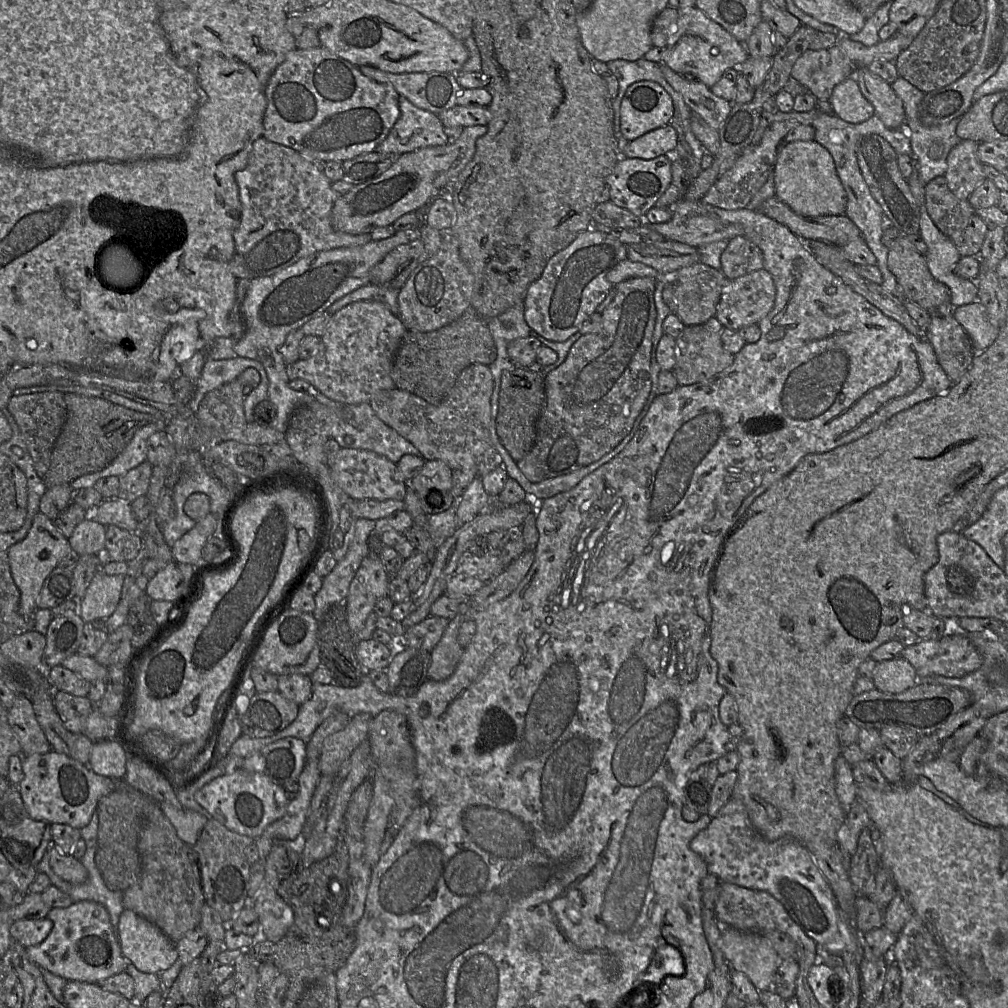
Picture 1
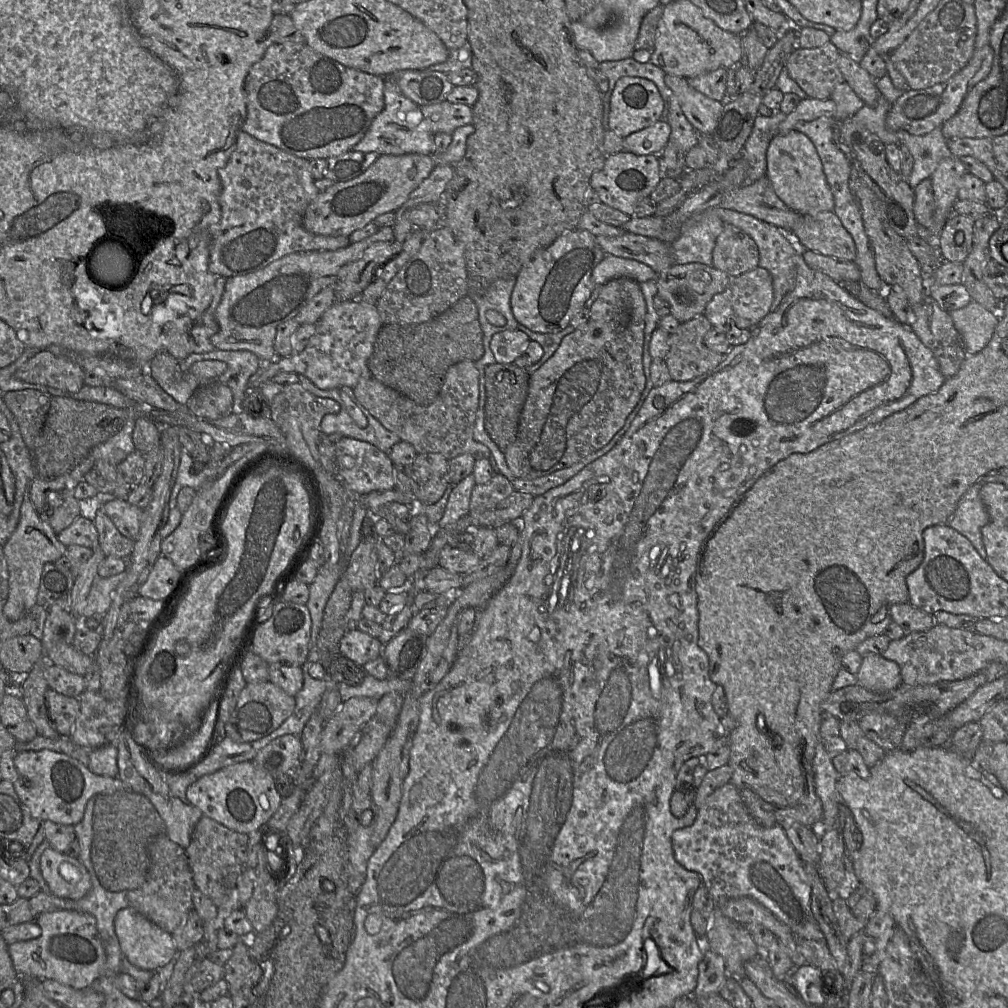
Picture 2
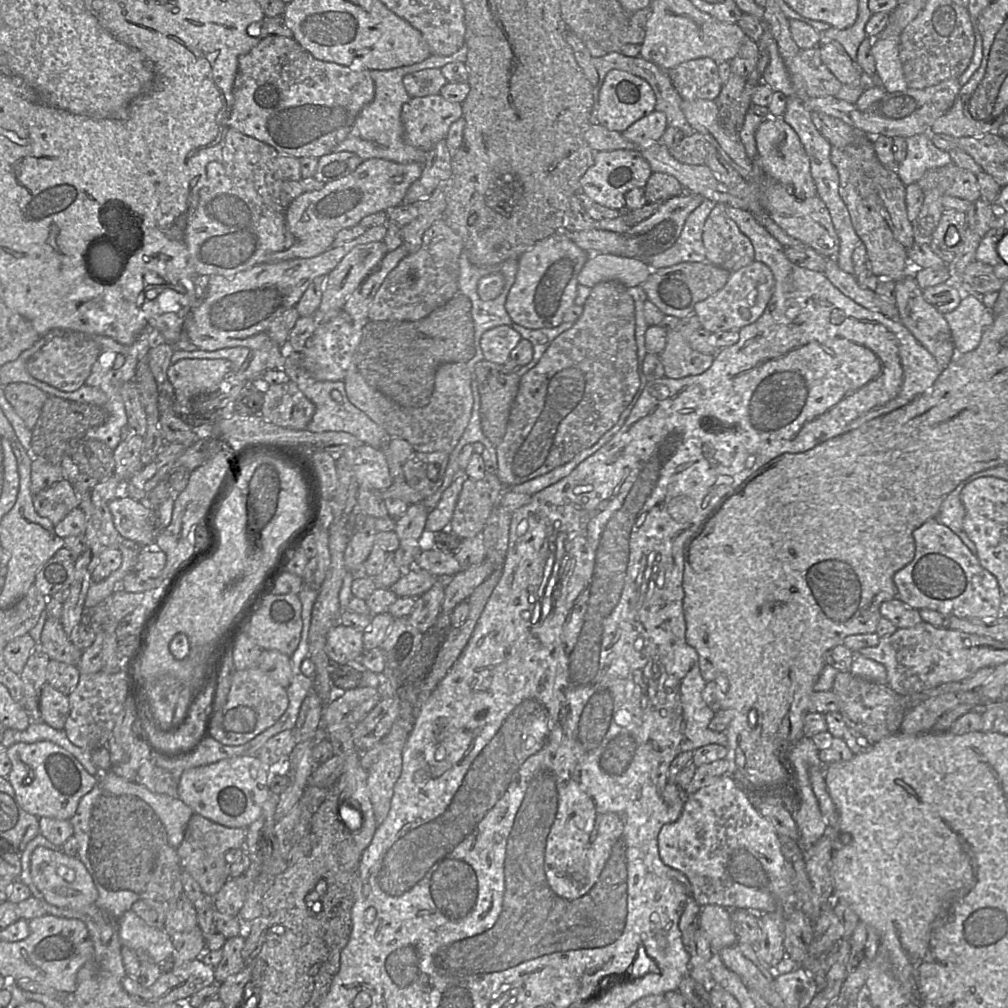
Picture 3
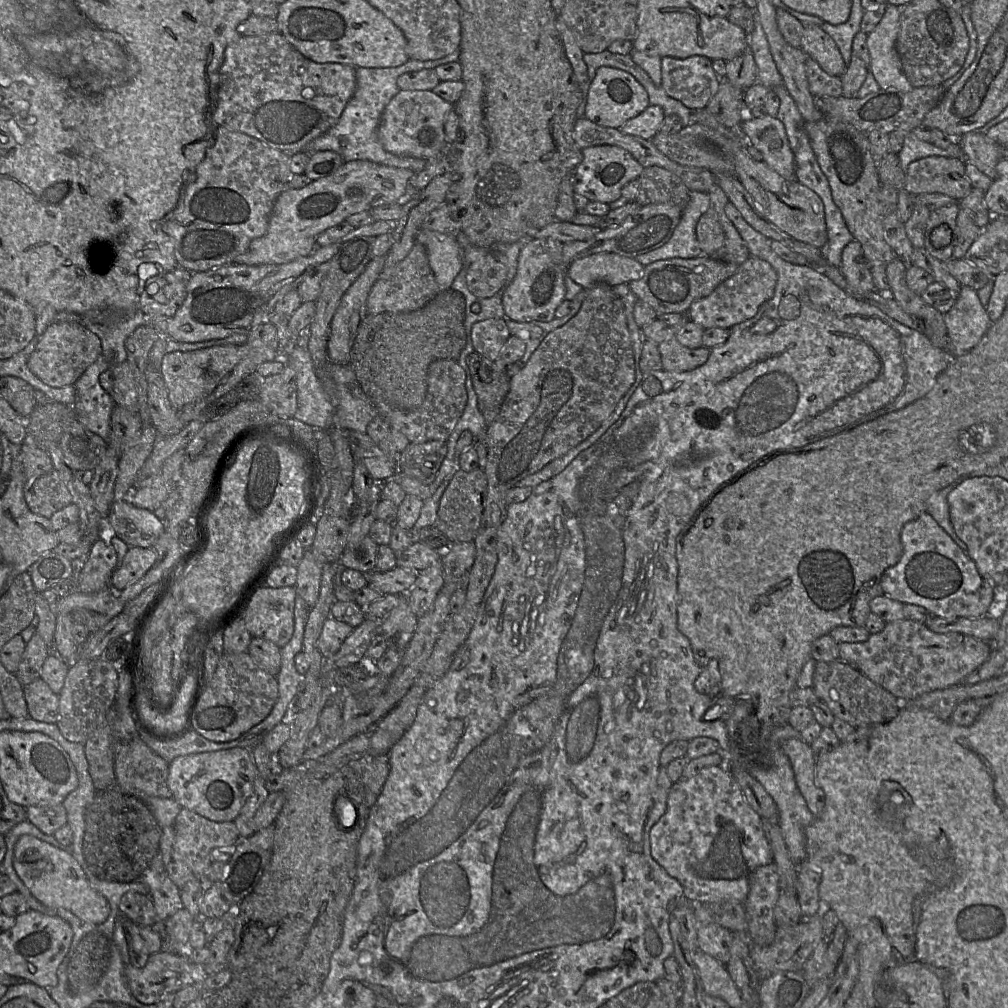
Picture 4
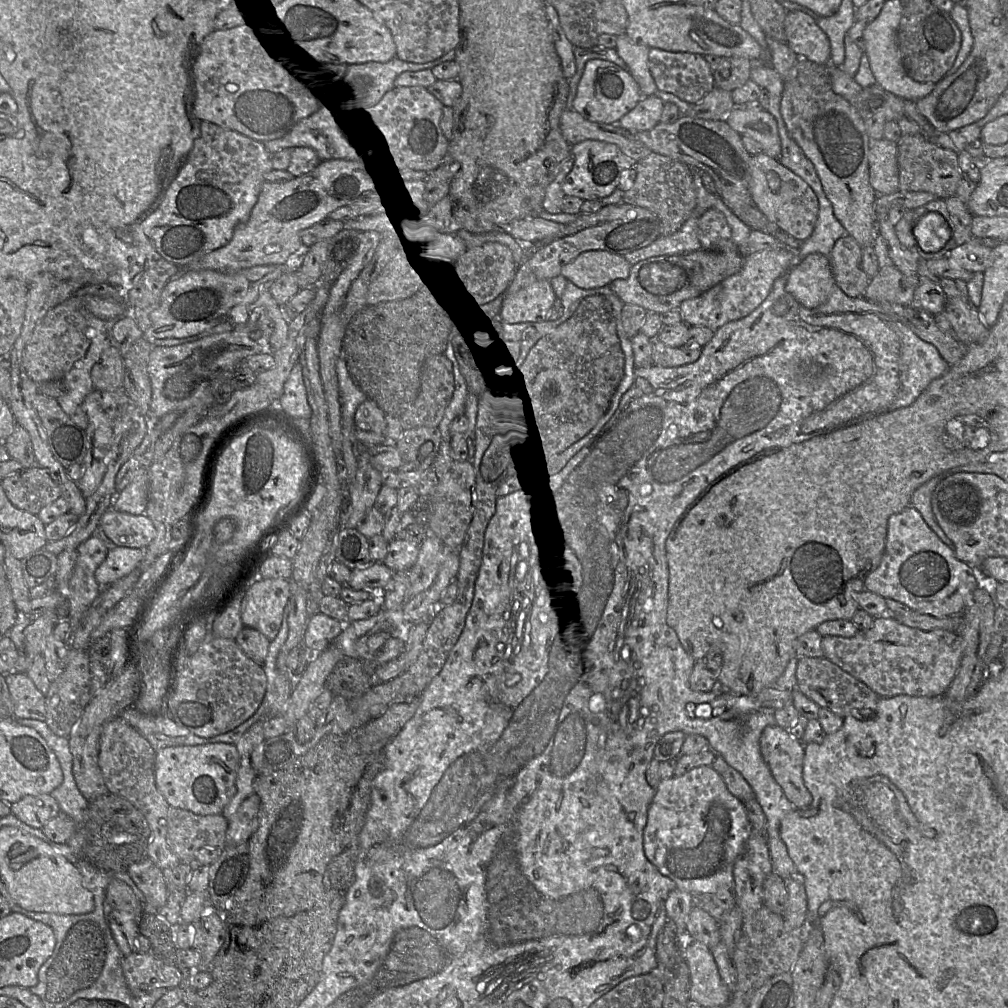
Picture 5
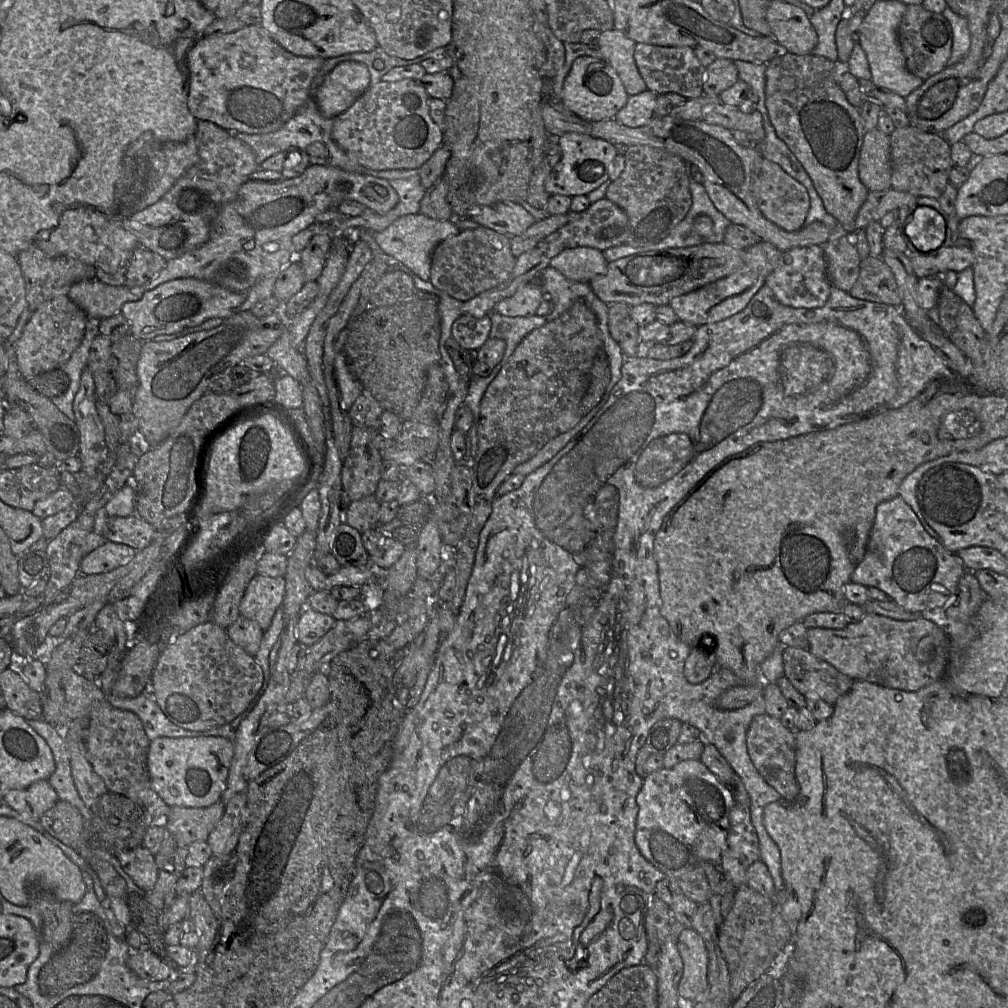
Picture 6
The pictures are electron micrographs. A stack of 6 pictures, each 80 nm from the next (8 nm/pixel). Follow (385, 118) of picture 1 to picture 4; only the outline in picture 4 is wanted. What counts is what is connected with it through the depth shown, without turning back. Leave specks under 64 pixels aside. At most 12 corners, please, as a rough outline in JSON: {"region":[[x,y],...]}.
{"region":[[281,33],[229,44],[212,121],[286,155],[332,128],[356,68]]}

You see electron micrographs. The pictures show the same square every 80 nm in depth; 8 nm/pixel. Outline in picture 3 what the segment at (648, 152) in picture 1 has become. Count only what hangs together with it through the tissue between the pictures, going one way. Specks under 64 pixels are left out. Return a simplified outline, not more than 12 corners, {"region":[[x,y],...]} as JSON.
{"region":[[654,110],[633,123],[623,137],[641,148],[658,143],[668,127]]}

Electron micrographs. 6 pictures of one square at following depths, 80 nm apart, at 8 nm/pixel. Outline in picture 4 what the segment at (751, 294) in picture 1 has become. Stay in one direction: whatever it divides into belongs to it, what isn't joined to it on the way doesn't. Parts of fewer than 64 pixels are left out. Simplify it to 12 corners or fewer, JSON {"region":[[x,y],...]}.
{"region":[[750,256],[687,318],[731,329],[774,295],[777,272]]}

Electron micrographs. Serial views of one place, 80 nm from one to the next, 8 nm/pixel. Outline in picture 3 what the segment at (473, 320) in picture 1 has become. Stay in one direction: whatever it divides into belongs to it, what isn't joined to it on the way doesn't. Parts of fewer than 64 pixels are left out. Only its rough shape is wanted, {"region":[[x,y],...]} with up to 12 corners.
{"region":[[469,298],[372,321],[354,356],[370,386],[426,406],[439,366],[475,356]]}

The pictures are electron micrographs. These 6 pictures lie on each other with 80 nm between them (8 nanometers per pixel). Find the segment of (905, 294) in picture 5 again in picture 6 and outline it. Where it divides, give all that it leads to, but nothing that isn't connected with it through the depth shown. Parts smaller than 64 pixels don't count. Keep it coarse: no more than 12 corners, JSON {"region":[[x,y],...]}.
{"region":[[881,257],[862,259],[852,297],[900,307],[895,276]]}

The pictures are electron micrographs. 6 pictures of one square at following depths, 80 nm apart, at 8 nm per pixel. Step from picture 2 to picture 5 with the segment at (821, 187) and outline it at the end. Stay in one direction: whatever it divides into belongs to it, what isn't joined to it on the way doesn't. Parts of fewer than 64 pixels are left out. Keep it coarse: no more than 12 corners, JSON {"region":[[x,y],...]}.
{"region":[[734,107],[726,123],[779,160],[781,141],[767,110]]}

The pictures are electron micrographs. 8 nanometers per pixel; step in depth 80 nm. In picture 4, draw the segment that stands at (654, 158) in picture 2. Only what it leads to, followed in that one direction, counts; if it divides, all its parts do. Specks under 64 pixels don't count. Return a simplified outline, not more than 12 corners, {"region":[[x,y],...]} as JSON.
{"region":[[618,146],[582,149],[573,191],[607,205],[644,167]]}

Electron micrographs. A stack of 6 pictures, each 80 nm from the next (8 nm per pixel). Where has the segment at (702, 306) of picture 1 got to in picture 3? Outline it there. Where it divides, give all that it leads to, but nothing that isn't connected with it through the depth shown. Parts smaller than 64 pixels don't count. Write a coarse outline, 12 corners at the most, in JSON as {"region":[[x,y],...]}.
{"region":[[708,261],[652,269],[647,300],[679,319],[727,283]]}

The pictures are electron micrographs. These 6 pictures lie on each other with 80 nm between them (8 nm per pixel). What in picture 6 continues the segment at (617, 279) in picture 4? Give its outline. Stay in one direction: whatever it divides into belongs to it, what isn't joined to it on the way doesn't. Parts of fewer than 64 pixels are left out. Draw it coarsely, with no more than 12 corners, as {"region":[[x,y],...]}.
{"region":[[563,250],[550,265],[569,280],[589,283],[607,272],[603,251]]}

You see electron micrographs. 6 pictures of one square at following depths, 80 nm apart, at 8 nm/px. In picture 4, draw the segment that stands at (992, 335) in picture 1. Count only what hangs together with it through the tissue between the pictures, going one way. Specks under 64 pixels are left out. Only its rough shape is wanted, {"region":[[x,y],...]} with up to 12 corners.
{"region":[[961,286],[943,315],[952,356],[972,350],[993,323]]}

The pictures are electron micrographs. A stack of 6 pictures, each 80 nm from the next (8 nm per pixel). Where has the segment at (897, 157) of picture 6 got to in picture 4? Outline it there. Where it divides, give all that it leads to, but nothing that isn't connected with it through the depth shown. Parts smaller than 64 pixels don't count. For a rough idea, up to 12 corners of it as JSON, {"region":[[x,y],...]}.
{"region":[[928,156],[911,162],[903,189],[957,201],[973,188],[965,160]]}

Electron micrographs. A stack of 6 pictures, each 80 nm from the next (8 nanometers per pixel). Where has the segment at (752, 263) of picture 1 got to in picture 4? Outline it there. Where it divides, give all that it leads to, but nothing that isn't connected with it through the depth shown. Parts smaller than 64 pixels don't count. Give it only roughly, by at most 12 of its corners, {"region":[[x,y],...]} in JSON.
{"region":[[718,184],[696,226],[704,256],[738,267],[750,256]]}

